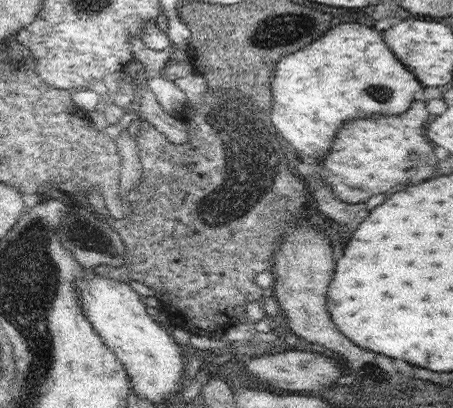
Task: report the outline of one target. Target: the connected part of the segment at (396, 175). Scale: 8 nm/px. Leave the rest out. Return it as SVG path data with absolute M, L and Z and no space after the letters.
M416 100L400 116L348 120L336 131L336 138L325 158L317 160L320 178L328 182L340 200L348 204L364 202L372 194L386 192L388 188L408 180L422 164L436 162L434 148L422 134L426 120L426 104Z

